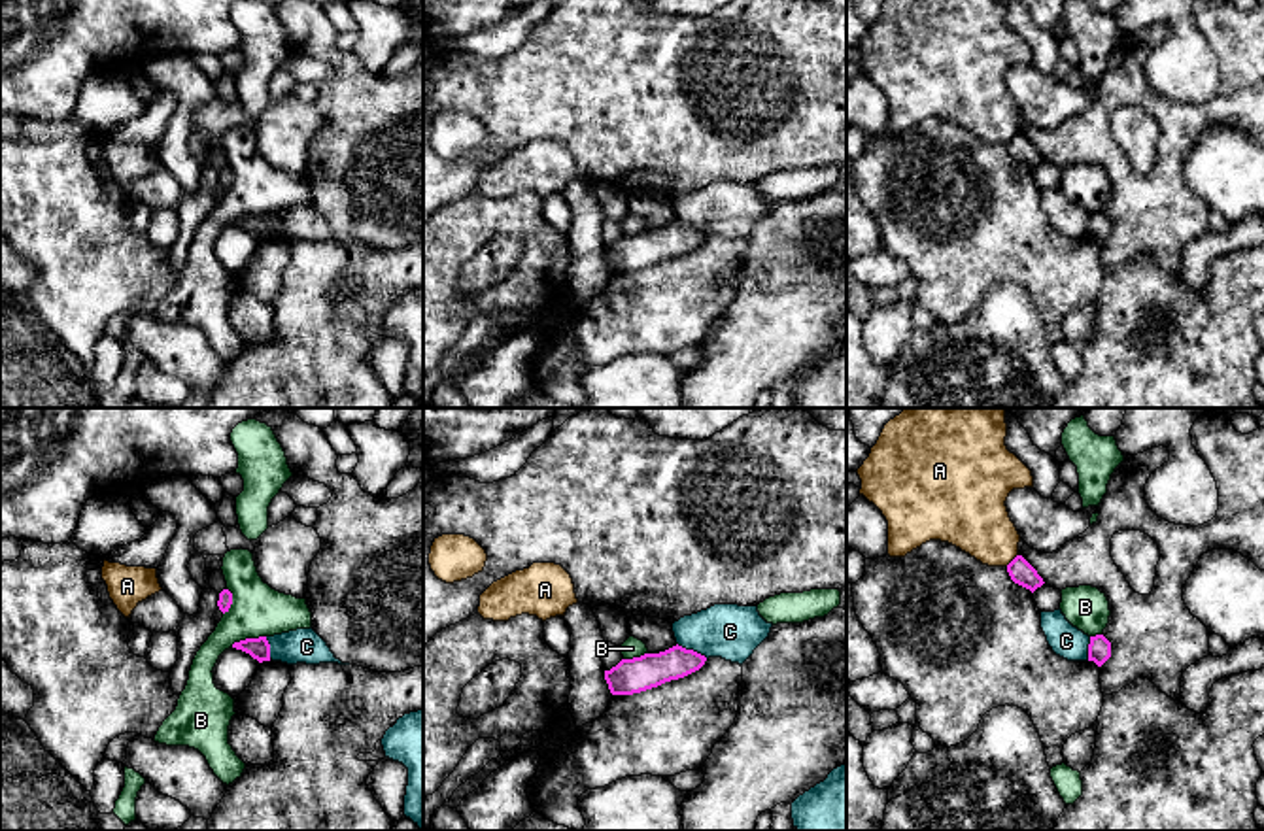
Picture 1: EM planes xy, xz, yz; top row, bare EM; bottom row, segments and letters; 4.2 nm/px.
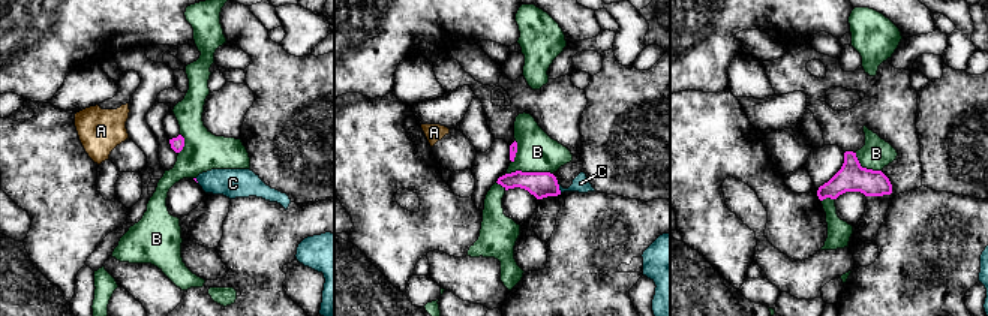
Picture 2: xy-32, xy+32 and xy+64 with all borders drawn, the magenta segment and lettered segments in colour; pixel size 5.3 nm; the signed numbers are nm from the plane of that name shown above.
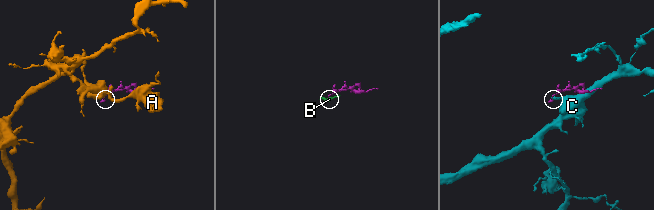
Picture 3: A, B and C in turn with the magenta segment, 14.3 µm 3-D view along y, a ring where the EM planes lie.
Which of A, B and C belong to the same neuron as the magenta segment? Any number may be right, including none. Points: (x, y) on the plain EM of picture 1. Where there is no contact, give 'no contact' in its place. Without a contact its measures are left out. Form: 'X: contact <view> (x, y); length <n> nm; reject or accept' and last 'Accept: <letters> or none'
A: contact yz (1013, 136); length 80 nm; reject
B: contact xy (248, 216); length 160 nm; reject
C: contact xz (692, 227); length 150 nm; reject
Accept: none

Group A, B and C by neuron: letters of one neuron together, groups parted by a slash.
A / B / C

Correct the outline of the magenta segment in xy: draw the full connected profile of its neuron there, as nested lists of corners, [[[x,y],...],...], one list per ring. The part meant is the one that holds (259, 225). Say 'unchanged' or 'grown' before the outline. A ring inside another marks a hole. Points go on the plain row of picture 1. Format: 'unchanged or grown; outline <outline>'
unchanged; outline [[[266,213],[246,215],[246,217],[234,219],[232,225],[249,230],[259,240],[270,238],[270,221]]]

